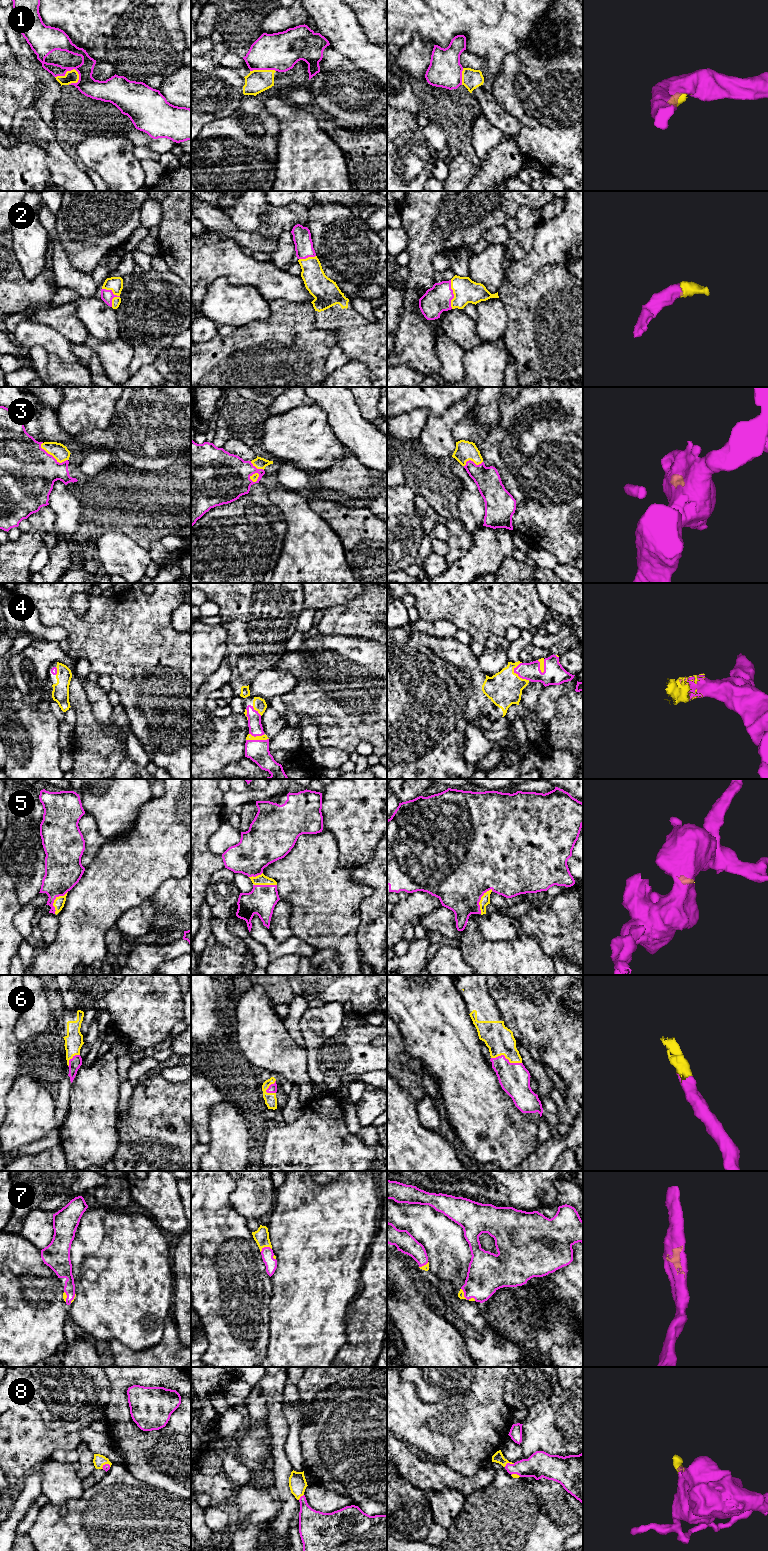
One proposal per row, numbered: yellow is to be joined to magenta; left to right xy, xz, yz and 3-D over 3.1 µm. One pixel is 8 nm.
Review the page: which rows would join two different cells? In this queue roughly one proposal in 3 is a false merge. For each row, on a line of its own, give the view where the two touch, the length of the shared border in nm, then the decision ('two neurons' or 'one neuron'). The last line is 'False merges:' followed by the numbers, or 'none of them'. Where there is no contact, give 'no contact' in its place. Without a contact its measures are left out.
1: meets magenta in xy; contact 200 nm long; two neurons
2: meets magenta in xy; contact 170 nm long; one neuron
3: meets magenta in xy; contact 260 nm long; one neuron
4: meets magenta in yz; contact 170 nm long; one neuron
5: meets magenta in yz; contact 220 nm long; one neuron
6: meets magenta in yz; contact 260 nm long; one neuron
7: meets magenta in xz; contact 100 nm long; one neuron
8: meets magenta in yz; contact 90 nm long; one neuron
False merges: 1

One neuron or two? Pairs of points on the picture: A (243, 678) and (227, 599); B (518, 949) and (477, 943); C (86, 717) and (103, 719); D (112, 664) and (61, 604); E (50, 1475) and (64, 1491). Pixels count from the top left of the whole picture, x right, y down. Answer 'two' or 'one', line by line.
A: one
B: one
C: two
D: one
E: one

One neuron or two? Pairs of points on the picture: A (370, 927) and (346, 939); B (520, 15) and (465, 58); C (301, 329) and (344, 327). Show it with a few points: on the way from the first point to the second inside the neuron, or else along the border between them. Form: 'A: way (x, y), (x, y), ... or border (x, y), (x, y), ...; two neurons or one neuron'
A: border (359, 911), (359, 926), (356, 939), (361, 955); two neurons
B: border (466, 49), (478, 54), (485, 62); two neurons
C: border (314, 311), (314, 325), (330, 330), (336, 343); two neurons

